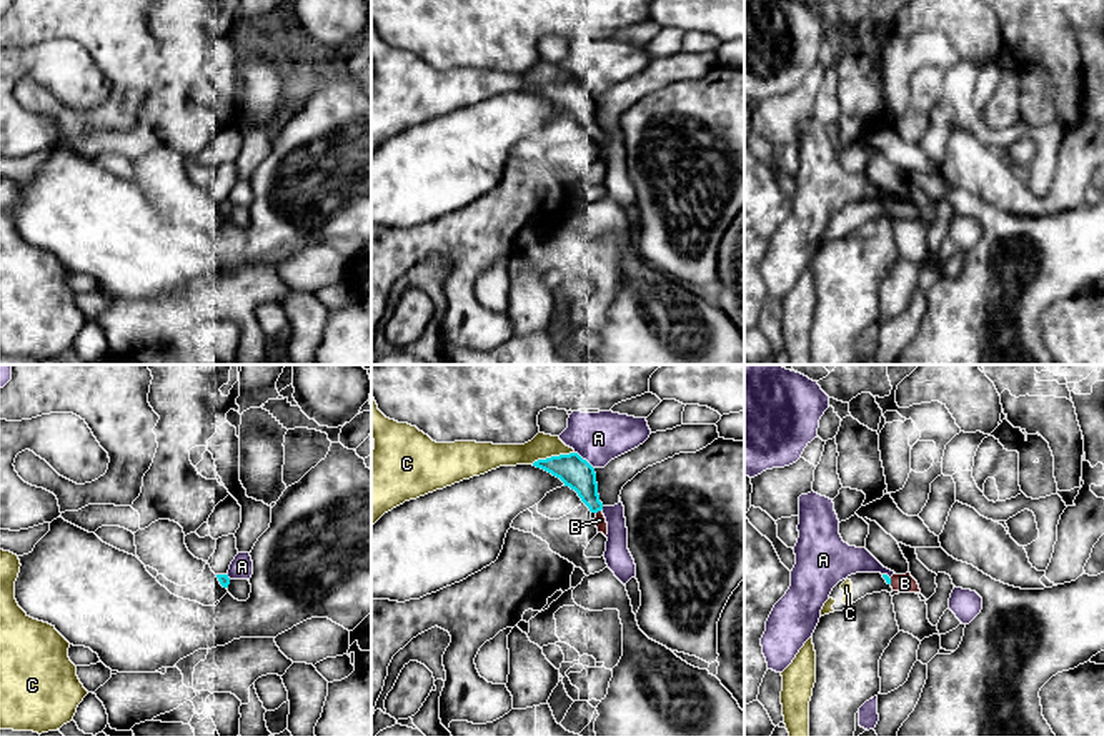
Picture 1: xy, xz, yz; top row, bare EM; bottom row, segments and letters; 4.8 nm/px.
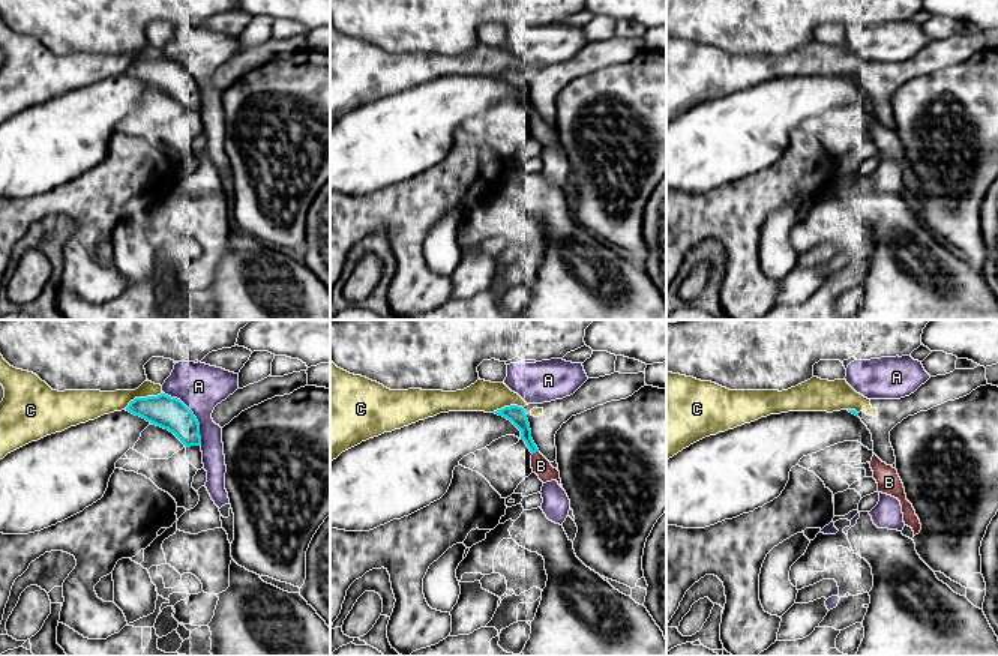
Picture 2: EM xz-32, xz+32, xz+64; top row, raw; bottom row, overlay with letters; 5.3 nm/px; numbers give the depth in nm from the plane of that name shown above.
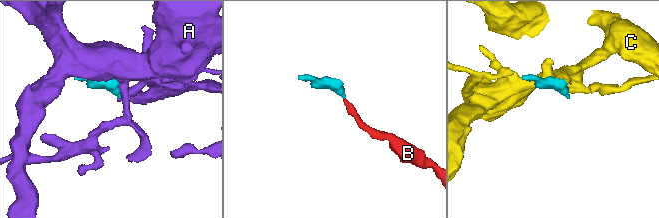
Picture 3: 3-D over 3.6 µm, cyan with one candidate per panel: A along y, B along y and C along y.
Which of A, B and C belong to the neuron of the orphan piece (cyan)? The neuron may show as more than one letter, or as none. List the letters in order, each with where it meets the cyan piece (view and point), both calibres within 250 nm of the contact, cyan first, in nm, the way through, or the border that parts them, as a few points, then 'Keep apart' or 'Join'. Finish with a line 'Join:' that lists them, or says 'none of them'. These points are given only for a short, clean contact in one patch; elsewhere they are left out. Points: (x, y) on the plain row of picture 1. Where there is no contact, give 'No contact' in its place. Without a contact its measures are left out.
A: Touches cyan at xz (585, 87). Thickness 150 nm (cyan) against 240 nm. Keep apart
B: Touches cyan at xz (598, 137). Thickness 150 nm (cyan) against 60 nm. Join
C: Touches cyan at xz (552, 84). Thickness 150 nm (cyan) against 120 nm. Keep apart
Join: B

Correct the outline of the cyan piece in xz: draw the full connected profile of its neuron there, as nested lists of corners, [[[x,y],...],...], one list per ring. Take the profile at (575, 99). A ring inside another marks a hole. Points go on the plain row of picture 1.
[[[569,80],[538,87],[533,93],[551,100],[559,105],[564,113],[574,117],[589,138],[596,142],[594,152],[598,160],[603,160],[604,163],[608,162],[608,150],[601,138],[603,130],[598,122],[596,100],[586,87],[583,87],[578,80]]]

